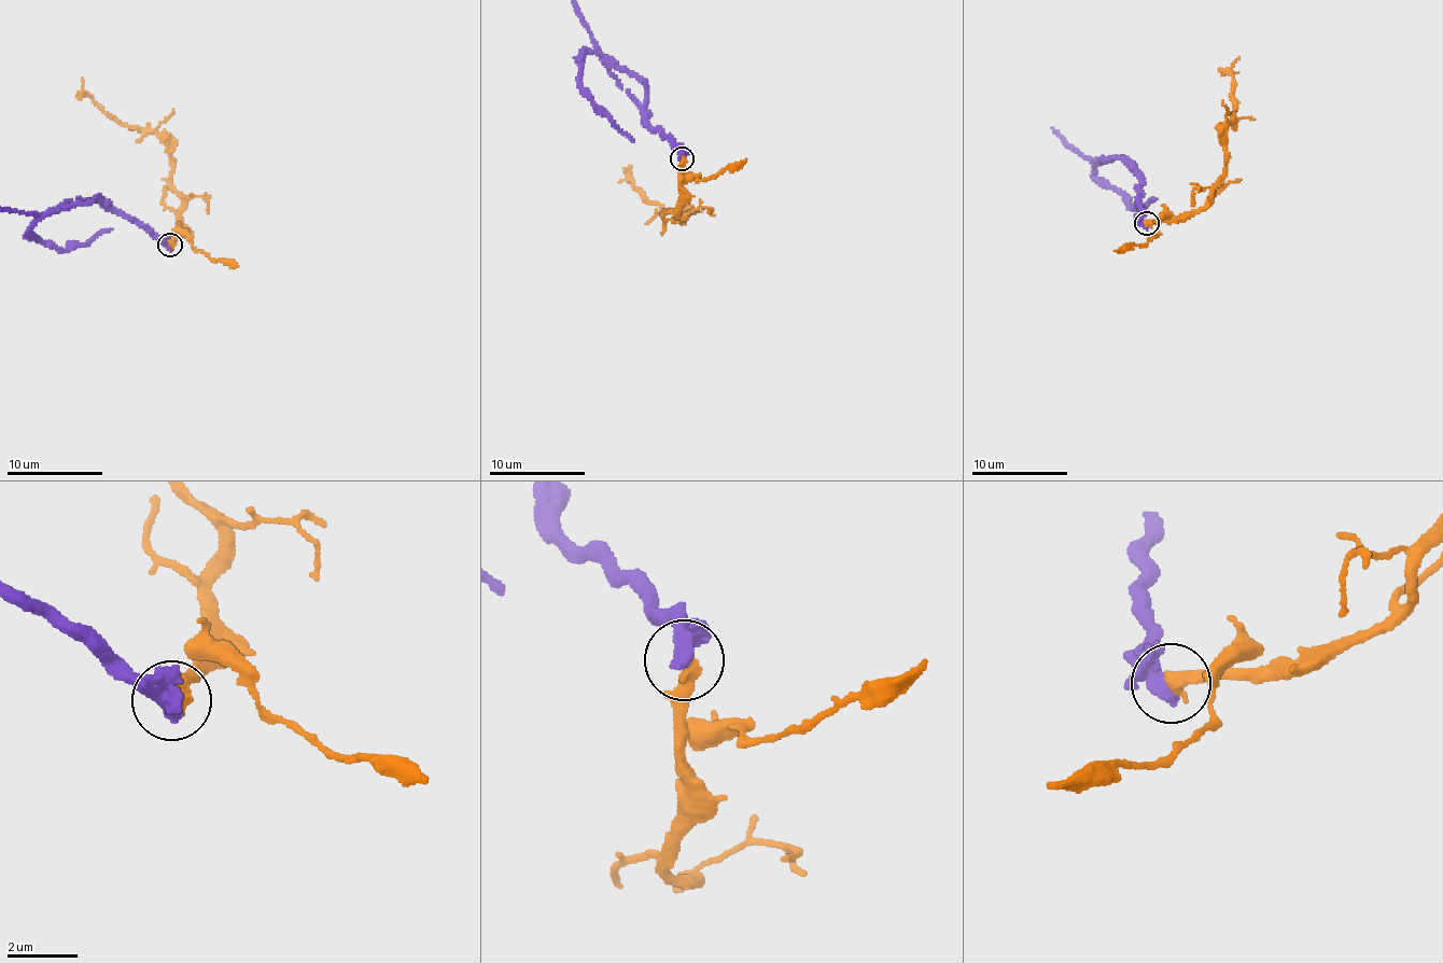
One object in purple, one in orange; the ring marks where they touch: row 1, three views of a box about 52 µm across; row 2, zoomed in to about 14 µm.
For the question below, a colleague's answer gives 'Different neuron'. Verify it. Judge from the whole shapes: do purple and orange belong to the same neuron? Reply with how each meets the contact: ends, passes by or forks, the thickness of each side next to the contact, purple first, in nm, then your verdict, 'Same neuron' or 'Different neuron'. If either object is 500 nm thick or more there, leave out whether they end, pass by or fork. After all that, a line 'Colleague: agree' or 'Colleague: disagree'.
At the ring purple forks. At the ring orange ends. Thickness 320 nm (purple) against 360 nm. Different neuron
Colleague: agree

